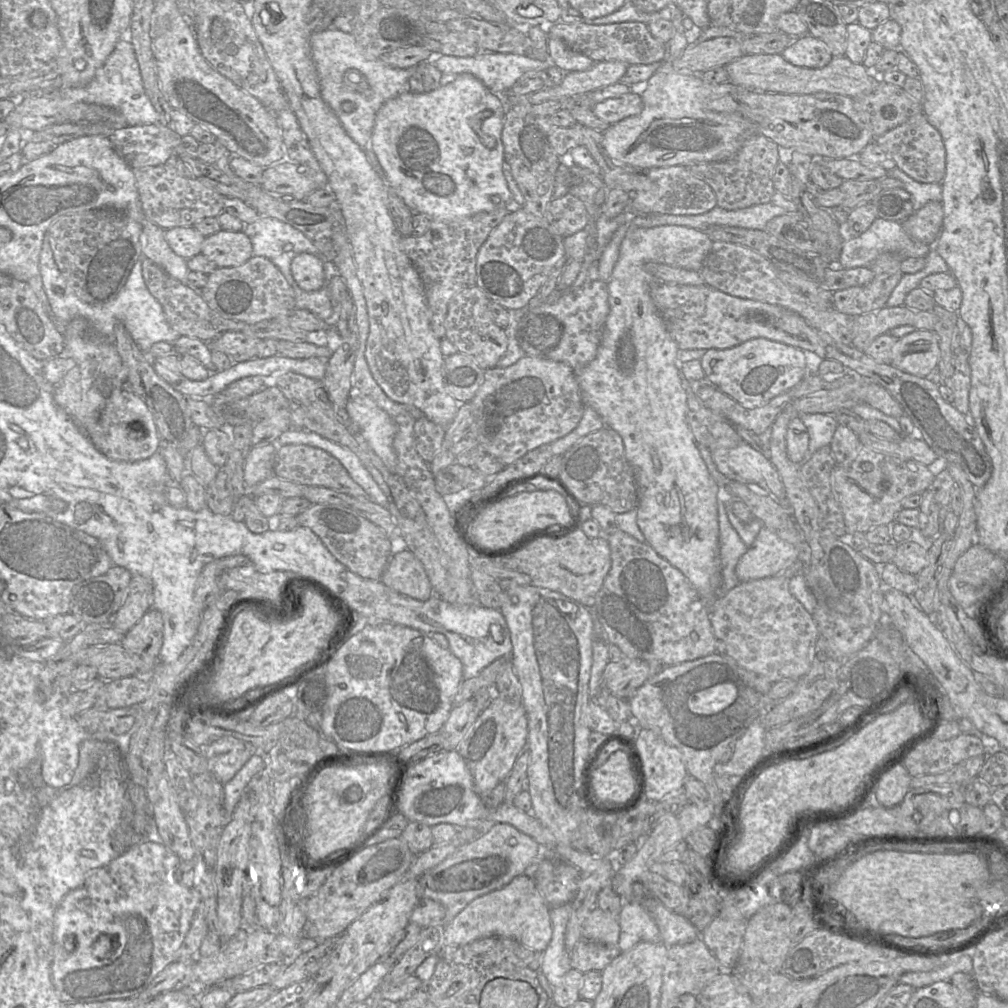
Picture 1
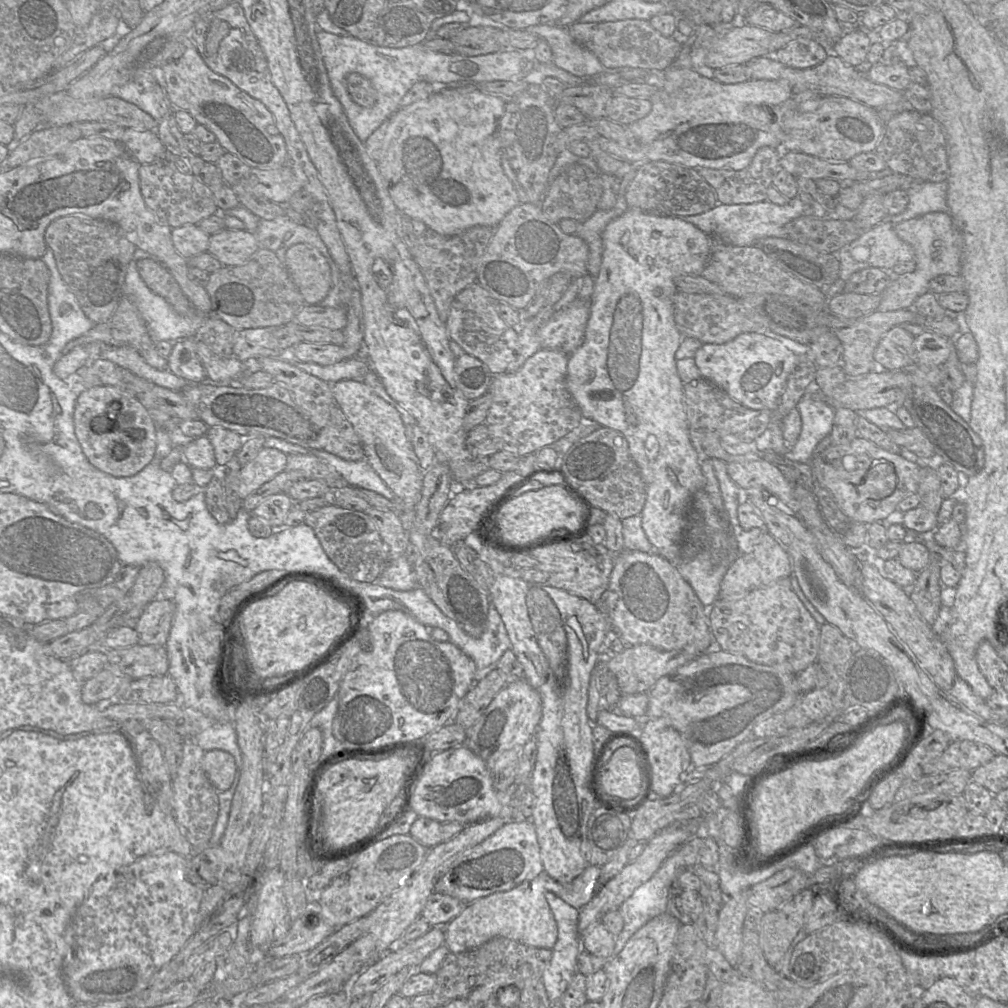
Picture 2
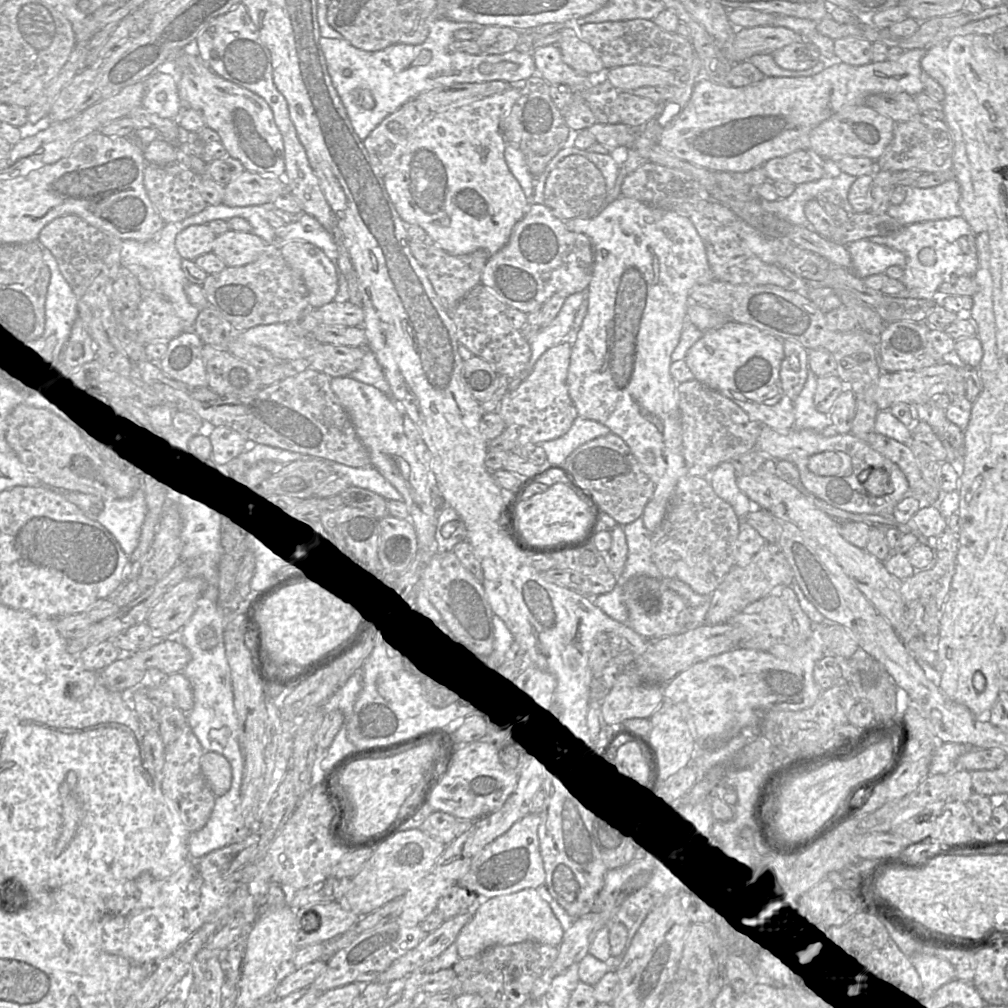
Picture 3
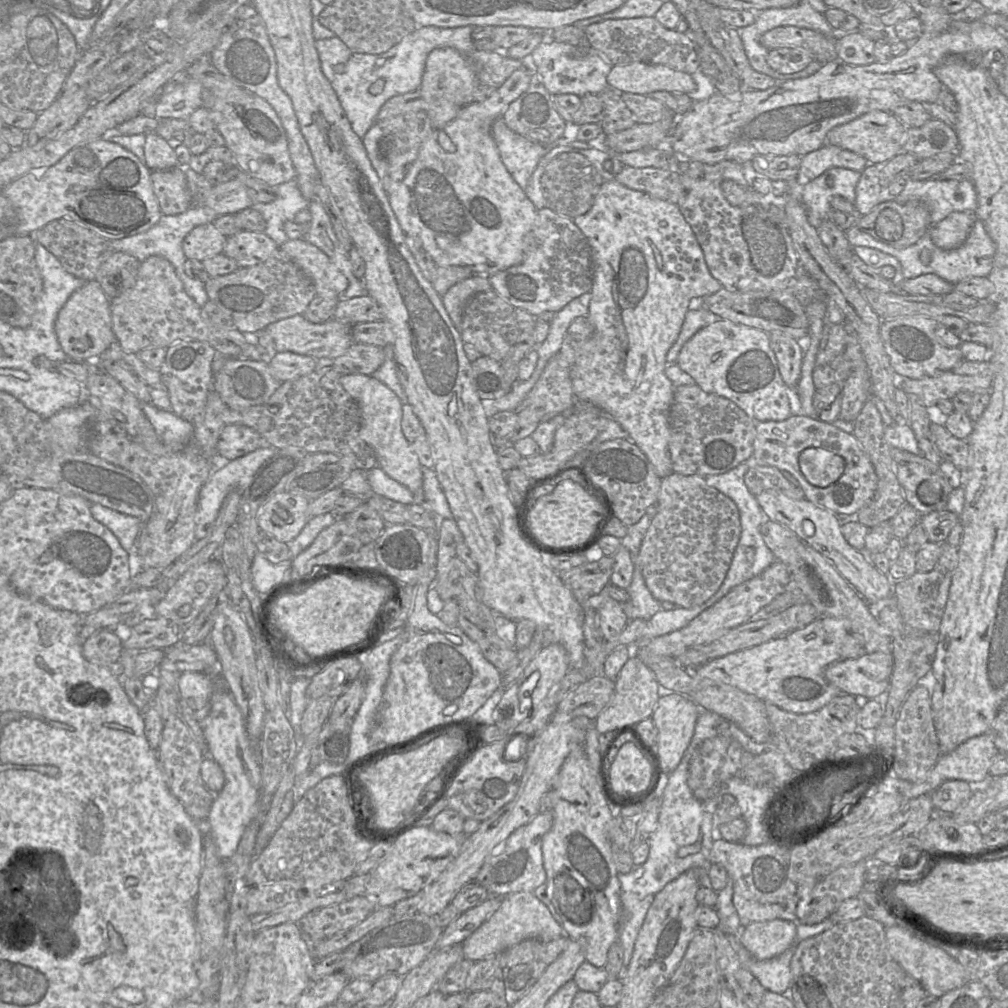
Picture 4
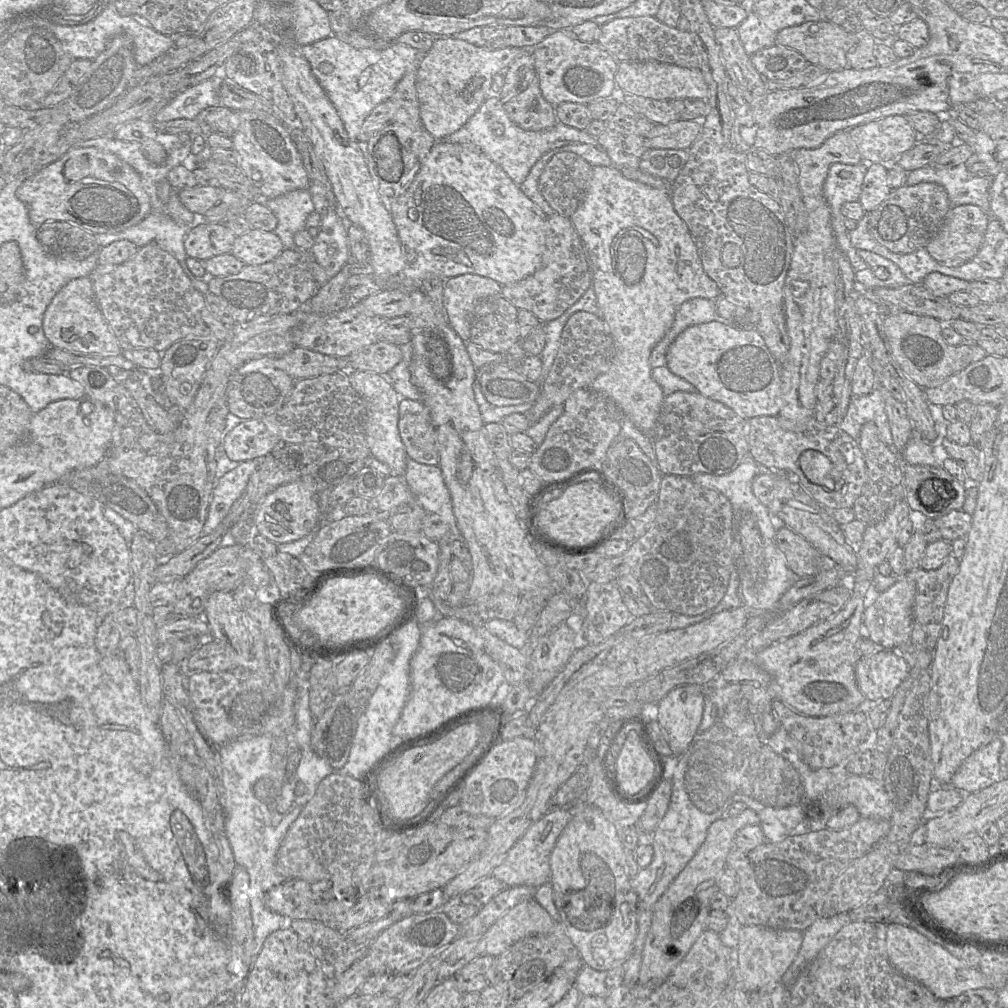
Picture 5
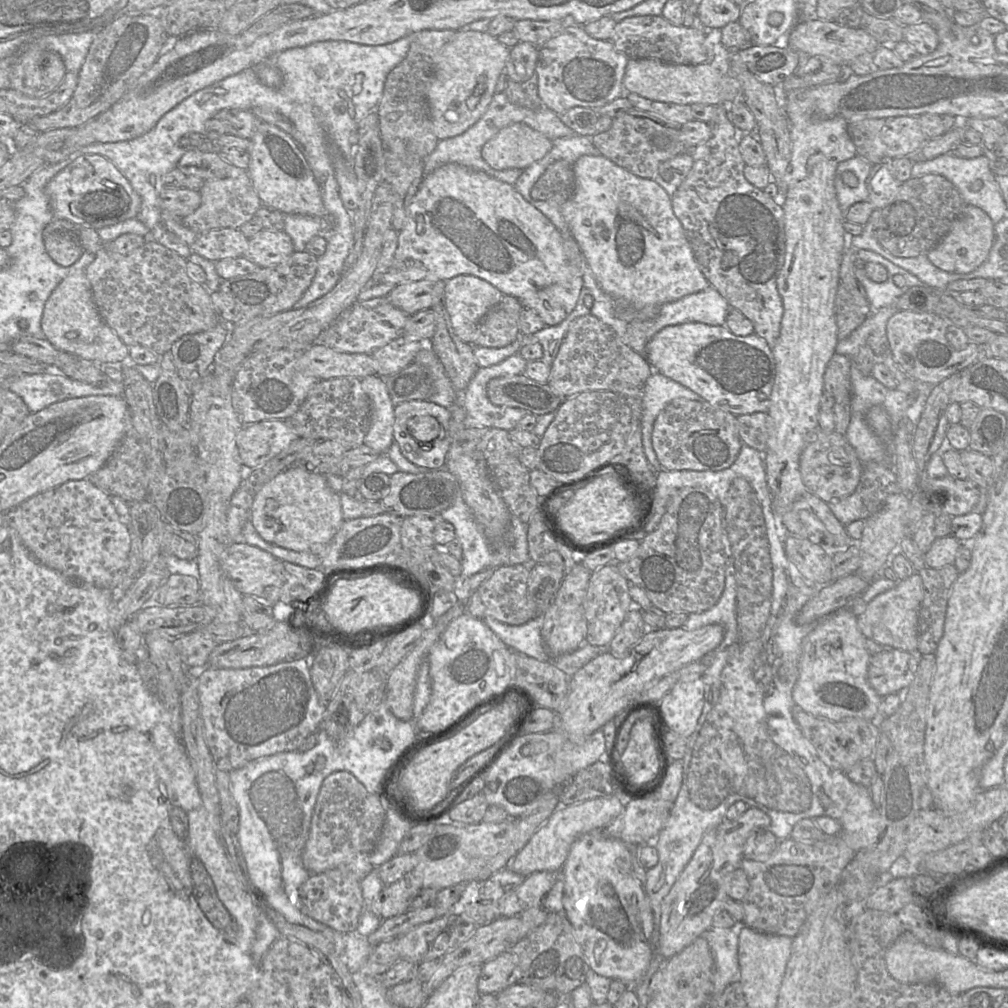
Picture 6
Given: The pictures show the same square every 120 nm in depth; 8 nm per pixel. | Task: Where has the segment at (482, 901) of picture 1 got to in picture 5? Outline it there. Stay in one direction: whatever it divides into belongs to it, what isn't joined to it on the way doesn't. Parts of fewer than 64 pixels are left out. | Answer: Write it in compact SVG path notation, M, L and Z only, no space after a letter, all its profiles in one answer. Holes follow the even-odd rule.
M534 898L524 901L499 918L480 937L478 955L497 957L523 938L549 933L555 924Z

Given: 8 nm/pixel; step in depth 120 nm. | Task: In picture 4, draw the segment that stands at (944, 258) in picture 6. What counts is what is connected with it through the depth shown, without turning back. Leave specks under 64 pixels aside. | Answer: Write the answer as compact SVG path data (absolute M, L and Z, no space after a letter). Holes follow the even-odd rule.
M952 212L940 222L931 225L929 234L932 242L943 250L960 247L978 220L974 212Z

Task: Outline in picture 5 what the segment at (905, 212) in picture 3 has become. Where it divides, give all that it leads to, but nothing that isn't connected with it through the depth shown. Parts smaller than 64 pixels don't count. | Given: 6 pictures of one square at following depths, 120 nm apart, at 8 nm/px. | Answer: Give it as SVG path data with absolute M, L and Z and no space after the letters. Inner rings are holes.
M966 163L953 168L937 168L933 165L910 171L906 185L934 182L946 190L951 208L972 204L990 215L991 181L969 172Z

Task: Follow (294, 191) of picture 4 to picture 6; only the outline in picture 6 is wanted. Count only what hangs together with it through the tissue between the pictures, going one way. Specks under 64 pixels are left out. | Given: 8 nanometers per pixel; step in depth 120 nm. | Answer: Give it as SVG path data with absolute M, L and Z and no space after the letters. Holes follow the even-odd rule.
M287 214L284 217L284 231L291 237L294 251L306 251L306 245L314 236L322 236L323 219L301 214Z

